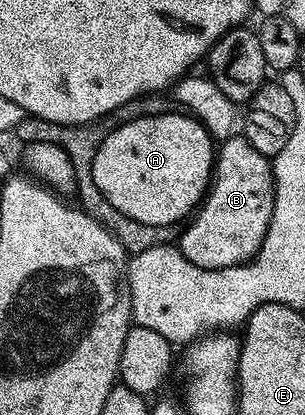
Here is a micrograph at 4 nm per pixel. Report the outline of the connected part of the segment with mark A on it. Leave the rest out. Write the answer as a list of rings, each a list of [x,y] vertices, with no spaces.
[[[186,113],[149,115],[133,119],[131,123],[122,123],[116,130],[110,131],[108,137],[104,137],[94,158],[94,187],[132,222],[143,223],[146,227],[166,227],[169,223],[181,224],[203,202],[215,166],[215,140],[210,138],[197,119]]]

